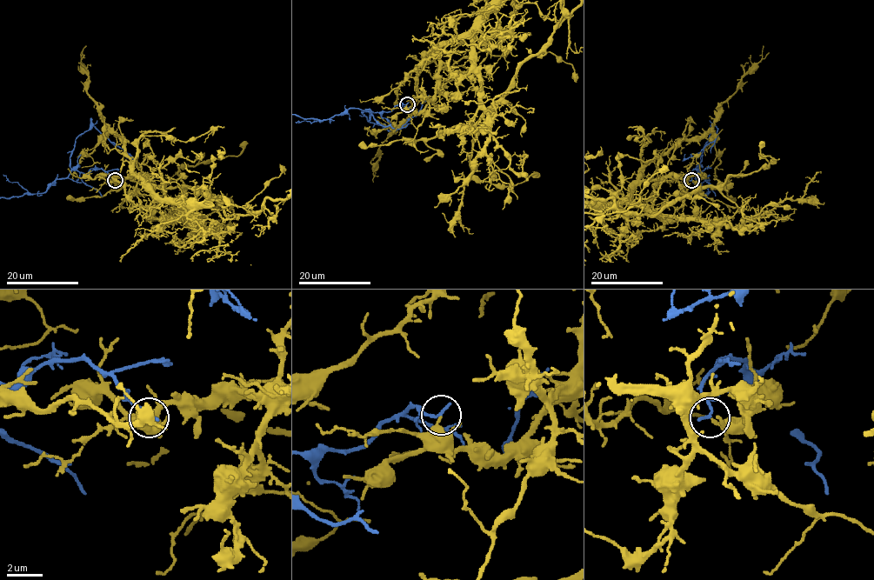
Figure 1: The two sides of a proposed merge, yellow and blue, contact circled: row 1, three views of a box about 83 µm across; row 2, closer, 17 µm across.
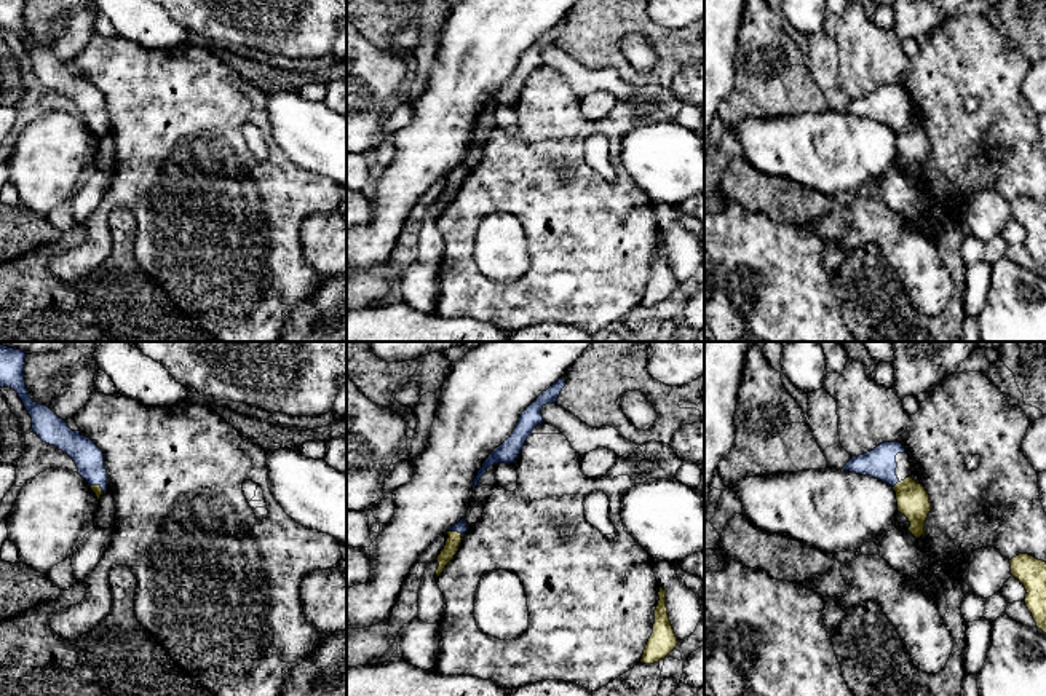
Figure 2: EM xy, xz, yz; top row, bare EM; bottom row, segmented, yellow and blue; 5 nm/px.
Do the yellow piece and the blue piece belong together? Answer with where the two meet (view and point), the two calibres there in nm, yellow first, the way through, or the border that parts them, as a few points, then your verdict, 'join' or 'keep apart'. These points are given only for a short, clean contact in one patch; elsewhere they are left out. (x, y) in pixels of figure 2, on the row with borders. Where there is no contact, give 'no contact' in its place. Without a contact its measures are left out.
contact xz (455, 532); calibres 70 and 60 nm; border xz (449, 530), (460, 533); keep apart

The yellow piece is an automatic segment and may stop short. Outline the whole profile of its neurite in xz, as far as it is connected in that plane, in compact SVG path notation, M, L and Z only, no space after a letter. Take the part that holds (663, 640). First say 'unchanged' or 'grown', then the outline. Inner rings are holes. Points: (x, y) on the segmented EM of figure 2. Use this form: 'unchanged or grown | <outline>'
unchanged | M660 587L660 600L655 610L653 634L650 635L640 662L653 664L664 659L679 643L669 621L666 607L666 591Z

